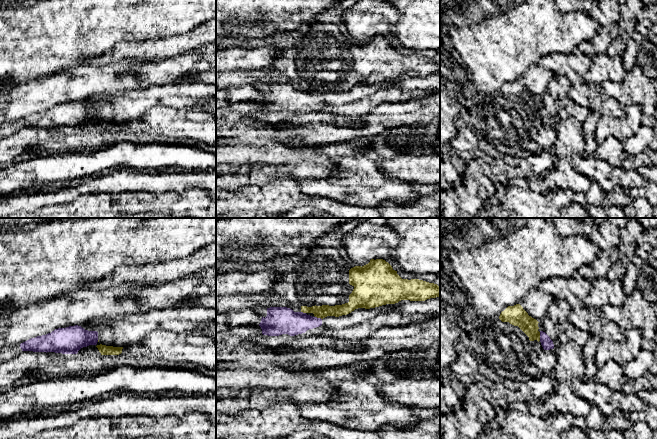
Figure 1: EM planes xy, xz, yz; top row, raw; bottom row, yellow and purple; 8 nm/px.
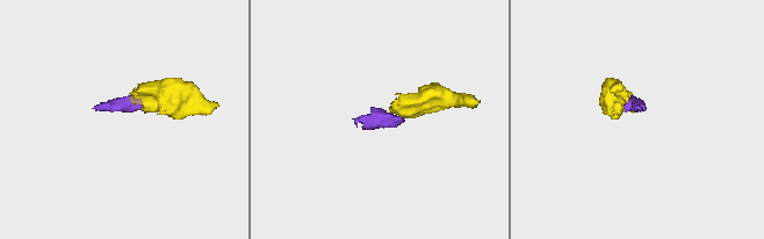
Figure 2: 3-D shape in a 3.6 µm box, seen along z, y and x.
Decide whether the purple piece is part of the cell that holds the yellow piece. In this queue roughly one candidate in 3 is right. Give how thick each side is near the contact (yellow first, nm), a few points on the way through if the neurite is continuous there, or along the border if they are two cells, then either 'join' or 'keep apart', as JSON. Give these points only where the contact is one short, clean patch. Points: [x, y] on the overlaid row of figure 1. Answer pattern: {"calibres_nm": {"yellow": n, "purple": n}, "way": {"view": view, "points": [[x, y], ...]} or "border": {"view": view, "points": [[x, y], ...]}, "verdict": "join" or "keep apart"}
{"calibres_nm": {"yellow": 160, "purple": 90}, "border": {"view": "yz", "points": [[539, 332], [540, 340]]}, "verdict": "keep apart"}

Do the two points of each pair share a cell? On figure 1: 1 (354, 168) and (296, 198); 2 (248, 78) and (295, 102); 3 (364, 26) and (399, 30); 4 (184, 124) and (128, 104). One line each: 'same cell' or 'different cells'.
1: different cells
2: different cells
3: different cells
4: different cells

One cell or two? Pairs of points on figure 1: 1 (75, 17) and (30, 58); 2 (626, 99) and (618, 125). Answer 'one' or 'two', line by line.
1: one
2: two

